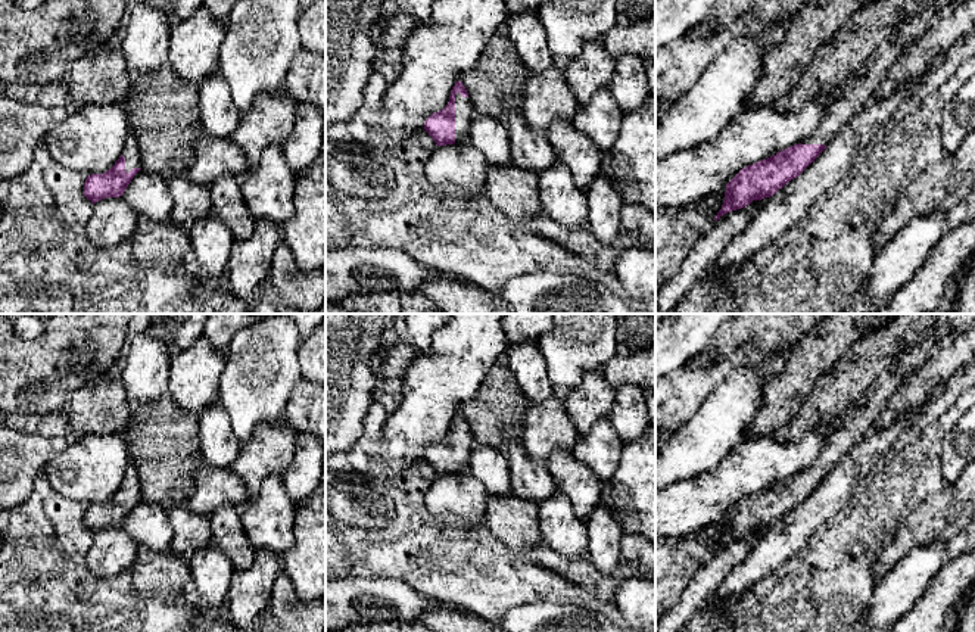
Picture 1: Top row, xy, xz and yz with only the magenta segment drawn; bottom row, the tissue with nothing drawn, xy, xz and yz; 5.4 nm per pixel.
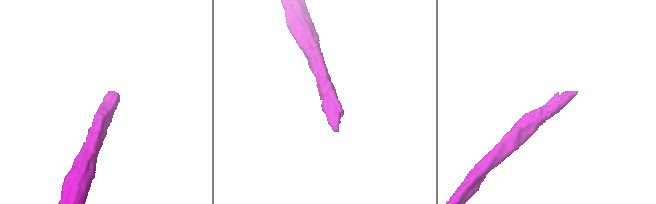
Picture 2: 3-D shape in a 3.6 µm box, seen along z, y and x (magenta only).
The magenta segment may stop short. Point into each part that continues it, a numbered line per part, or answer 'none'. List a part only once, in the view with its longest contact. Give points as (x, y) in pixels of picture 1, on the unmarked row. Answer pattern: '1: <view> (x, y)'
1: xz (464, 439)

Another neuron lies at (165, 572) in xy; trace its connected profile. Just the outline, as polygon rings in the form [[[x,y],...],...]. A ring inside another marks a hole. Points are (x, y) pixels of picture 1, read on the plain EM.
[[[140,548],[130,569],[134,585],[144,592],[181,592],[191,586],[189,557]]]

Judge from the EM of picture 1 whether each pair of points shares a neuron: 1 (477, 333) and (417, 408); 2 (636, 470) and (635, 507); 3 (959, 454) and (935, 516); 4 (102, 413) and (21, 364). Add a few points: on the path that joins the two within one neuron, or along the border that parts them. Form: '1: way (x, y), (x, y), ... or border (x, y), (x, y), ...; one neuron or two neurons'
1: way (463, 352), (457, 358), (454, 369), (433, 389); one neuron
2: way (636, 479), (636, 498); one neuron
3: border (959, 475), (947, 485); two neurons
4: border (102, 376), (81, 386), (72, 395), (65, 410); two neurons

